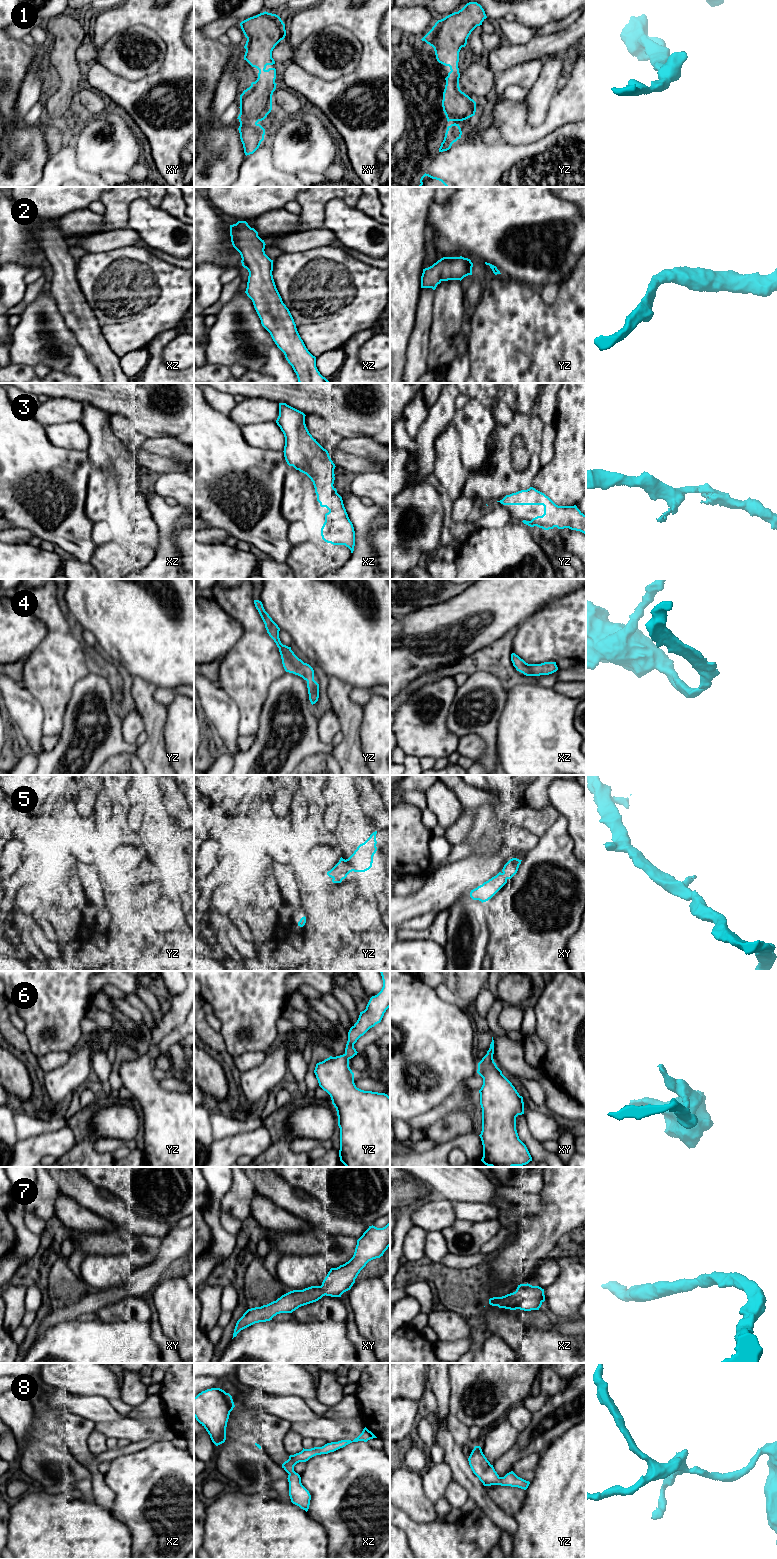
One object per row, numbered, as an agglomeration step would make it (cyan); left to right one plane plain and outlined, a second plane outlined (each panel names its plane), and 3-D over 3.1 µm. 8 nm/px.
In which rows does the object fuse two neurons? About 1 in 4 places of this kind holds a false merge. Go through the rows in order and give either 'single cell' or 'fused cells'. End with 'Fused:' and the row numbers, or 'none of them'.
1: single cell
2: single cell
3: single cell
4: single cell
5: single cell
6: single cell
7: single cell
8: single cell
Fused: none of them

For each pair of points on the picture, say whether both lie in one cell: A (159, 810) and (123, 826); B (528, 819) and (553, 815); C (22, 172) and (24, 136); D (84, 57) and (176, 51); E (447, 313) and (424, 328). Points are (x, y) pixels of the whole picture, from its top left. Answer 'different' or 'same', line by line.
A: different
B: same
C: same
D: different
E: different

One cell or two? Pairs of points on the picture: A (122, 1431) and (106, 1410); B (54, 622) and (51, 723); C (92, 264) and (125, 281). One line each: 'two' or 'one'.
A: two
B: one
C: one

